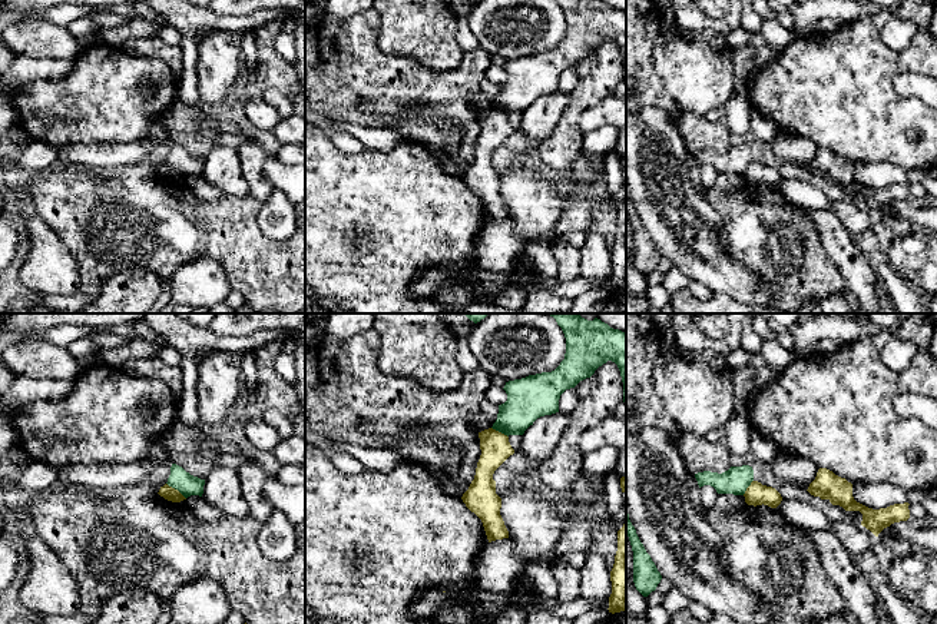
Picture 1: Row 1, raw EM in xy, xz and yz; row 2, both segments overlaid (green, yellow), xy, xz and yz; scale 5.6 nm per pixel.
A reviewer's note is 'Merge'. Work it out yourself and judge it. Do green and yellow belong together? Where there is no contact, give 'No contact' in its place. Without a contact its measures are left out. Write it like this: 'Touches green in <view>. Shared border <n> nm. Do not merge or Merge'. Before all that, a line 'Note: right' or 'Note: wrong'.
Note: wrong
Touches green in xy. Shared border 140 nm. Do not merge

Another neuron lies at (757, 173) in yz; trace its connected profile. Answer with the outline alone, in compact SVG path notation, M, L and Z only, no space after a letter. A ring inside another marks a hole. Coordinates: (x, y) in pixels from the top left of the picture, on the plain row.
M758 160L751 162L744 176L745 176L745 182L754 186L764 183L771 187L777 187L782 180L781 173L775 167L762 165Z

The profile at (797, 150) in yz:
M778 132L772 149L779 159L784 159L797 170L798 166L809 165L815 159L820 146L809 137Z

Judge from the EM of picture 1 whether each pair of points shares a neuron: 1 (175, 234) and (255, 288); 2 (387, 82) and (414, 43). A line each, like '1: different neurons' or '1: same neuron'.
1: same neuron
2: different neurons

